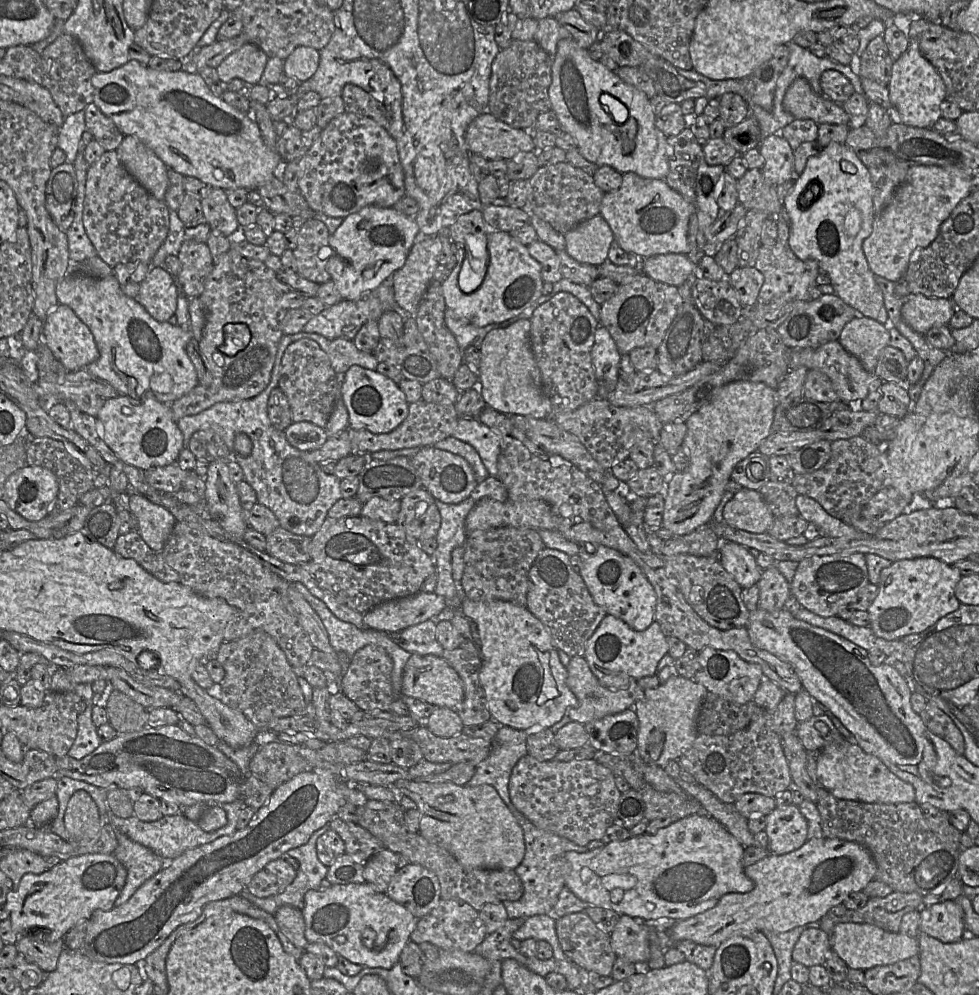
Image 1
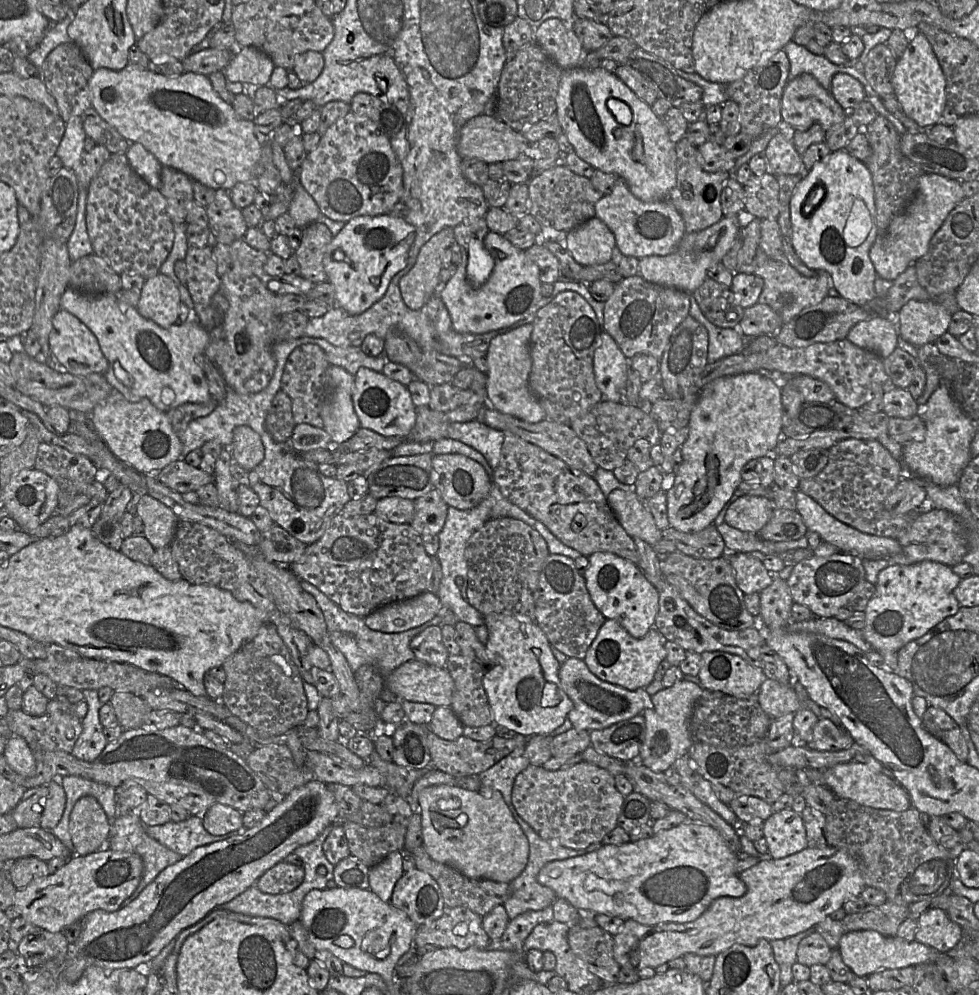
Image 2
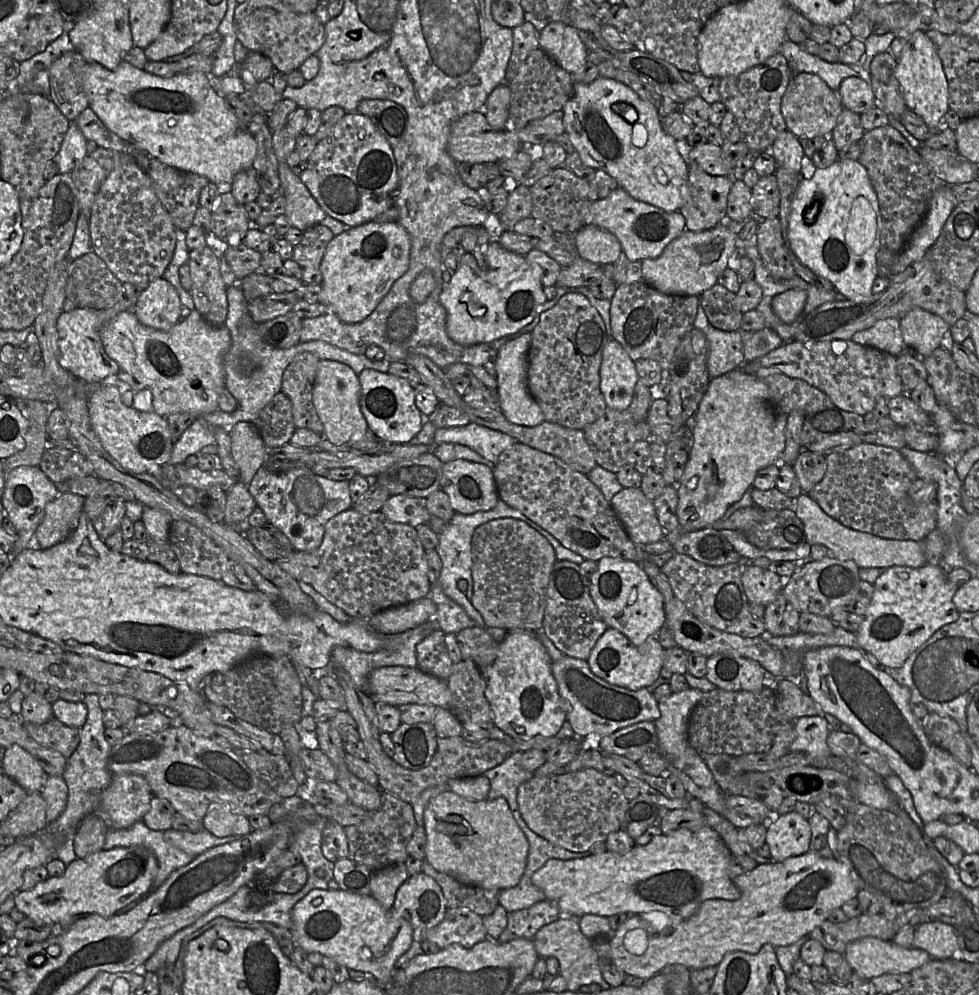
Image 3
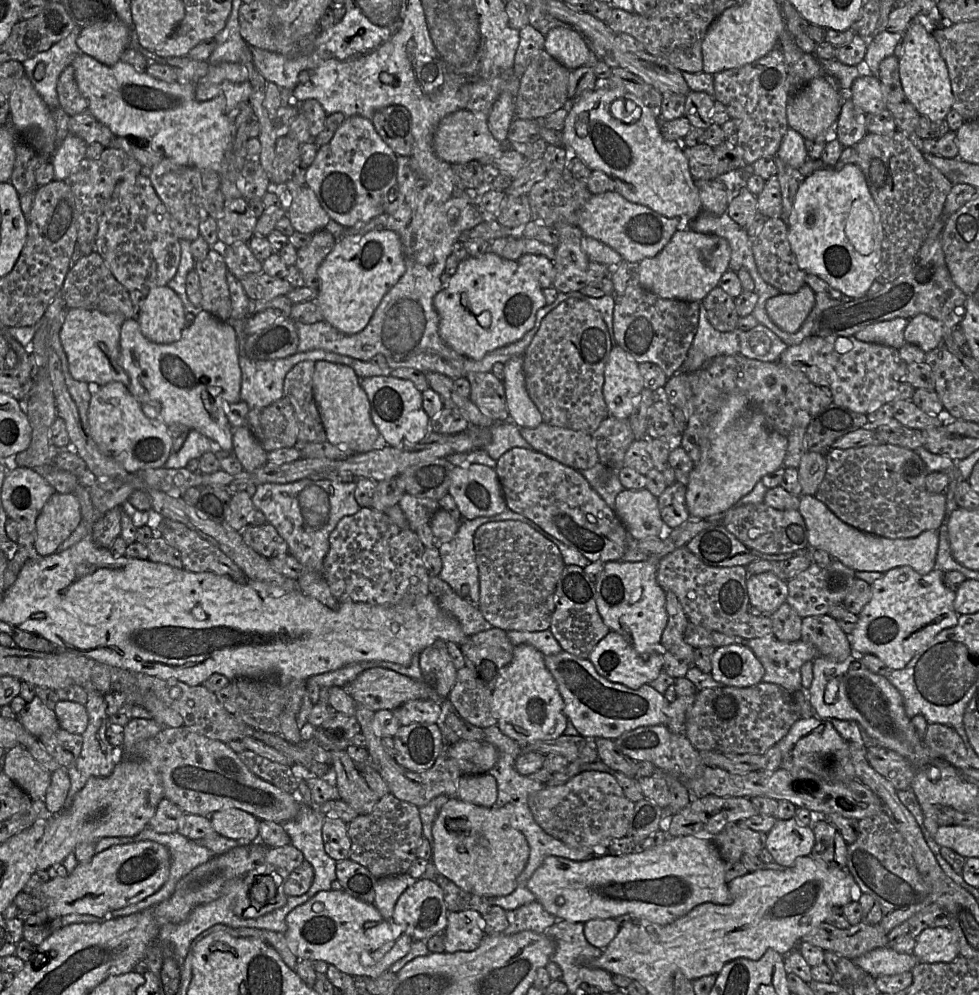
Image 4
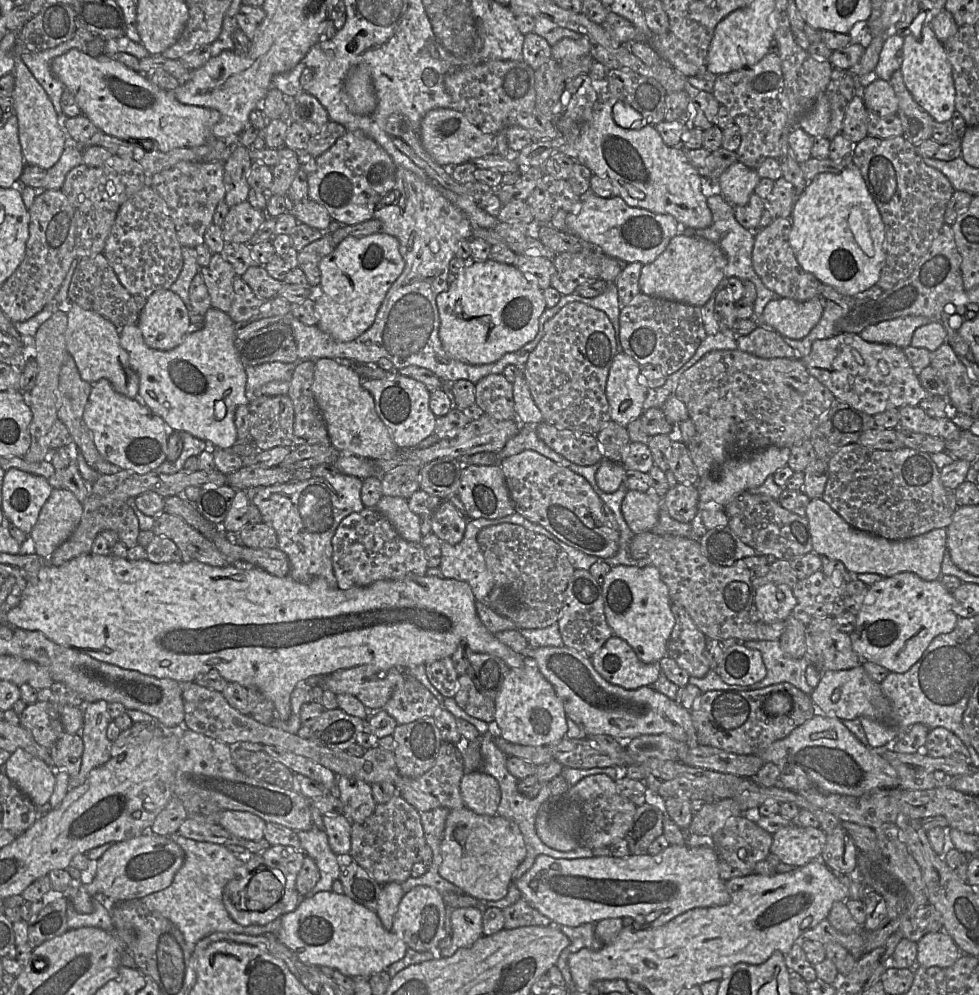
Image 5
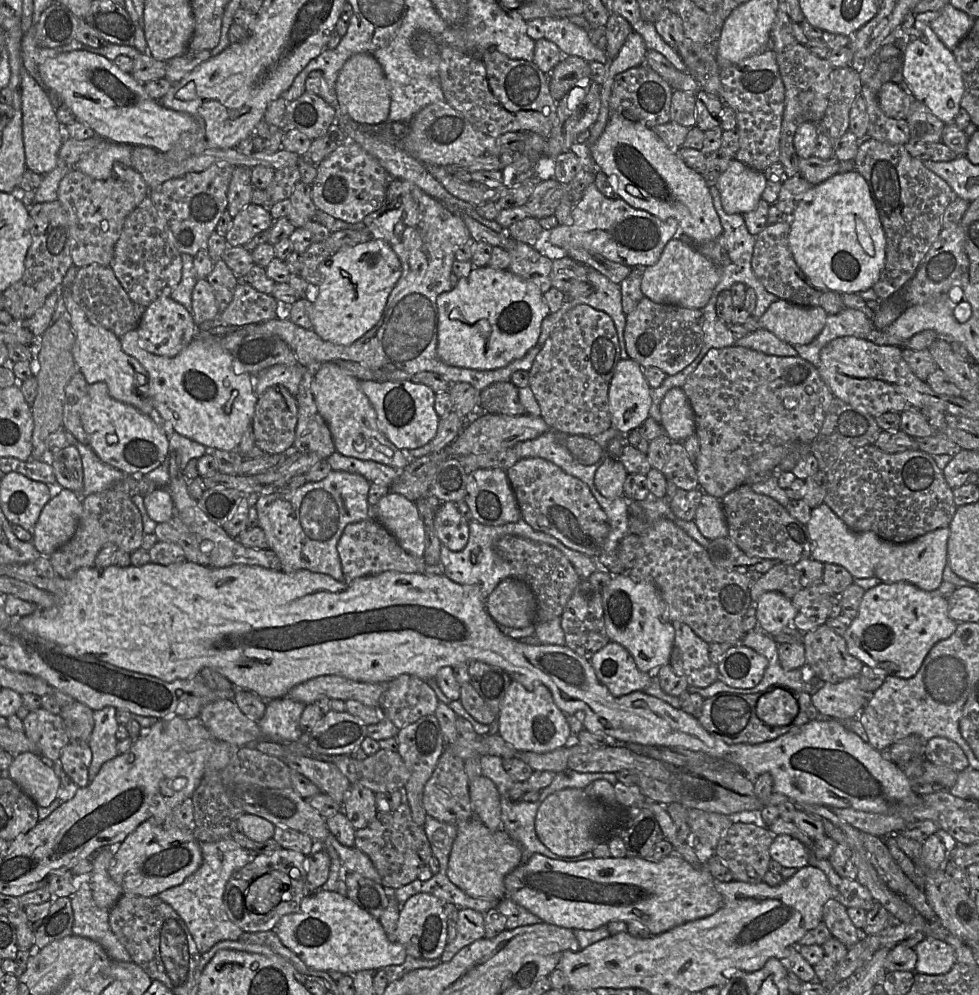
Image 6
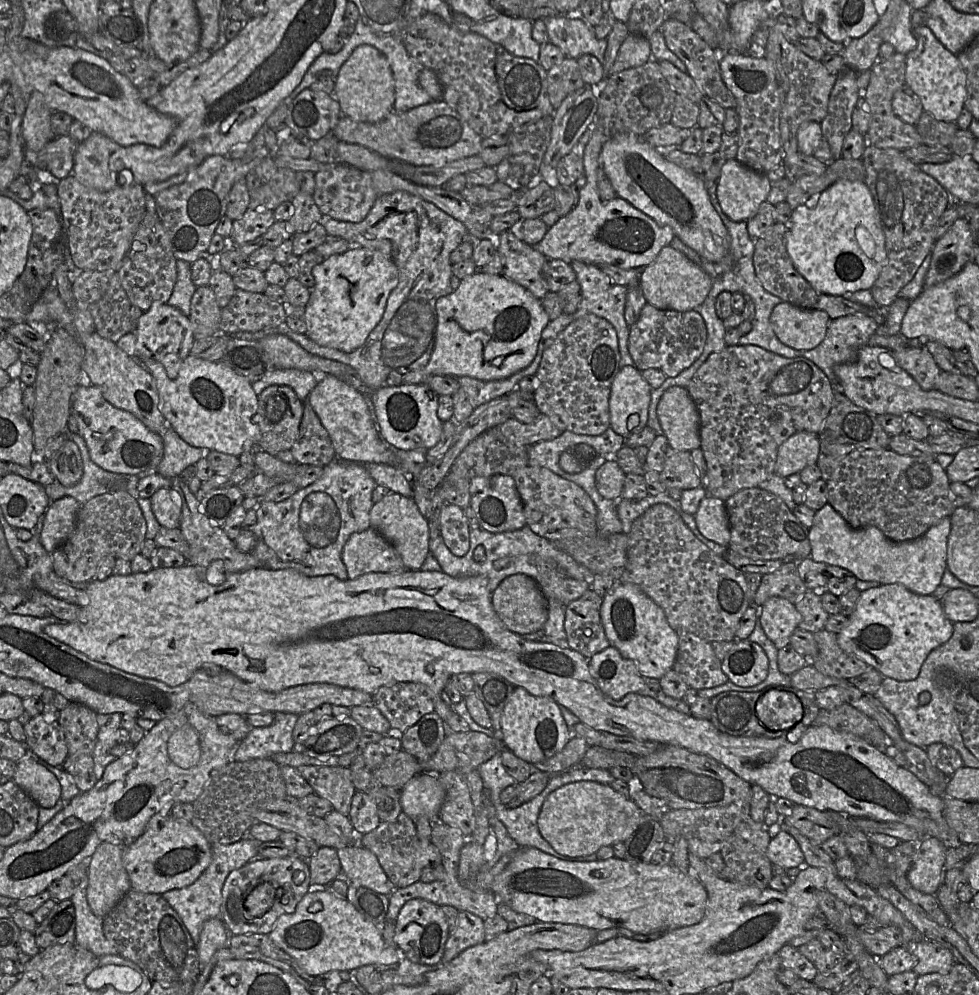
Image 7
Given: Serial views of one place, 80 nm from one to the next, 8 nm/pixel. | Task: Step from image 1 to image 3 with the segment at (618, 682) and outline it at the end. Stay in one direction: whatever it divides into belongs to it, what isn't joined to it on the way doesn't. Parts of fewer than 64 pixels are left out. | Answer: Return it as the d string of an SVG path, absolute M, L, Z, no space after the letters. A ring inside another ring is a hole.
M608 627L592 648L587 663L597 677L610 684L637 691L650 686L658 678L663 668L664 651L665 649L661 646L657 636L648 637L642 645L634 646L624 634L614 628Z

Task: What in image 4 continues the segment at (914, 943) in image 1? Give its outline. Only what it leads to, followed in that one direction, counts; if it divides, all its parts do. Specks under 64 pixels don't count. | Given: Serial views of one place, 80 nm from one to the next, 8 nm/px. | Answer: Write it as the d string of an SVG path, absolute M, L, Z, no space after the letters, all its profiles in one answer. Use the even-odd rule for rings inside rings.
M890 946L875 948L852 961L874 978L911 971L919 963L914 954L898 953Z

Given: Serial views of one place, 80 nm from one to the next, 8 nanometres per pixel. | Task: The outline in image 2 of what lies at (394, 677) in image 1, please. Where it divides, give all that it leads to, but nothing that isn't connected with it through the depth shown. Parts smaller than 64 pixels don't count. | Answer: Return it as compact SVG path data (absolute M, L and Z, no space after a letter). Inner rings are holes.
M300 581L300 585L316 600L324 616L331 643L343 654L352 672L358 670L362 665L369 664L375 667L383 679L386 679L394 669L405 662L416 659L410 648L410 642L415 636L429 626L443 626L440 616L436 615L429 622L405 632L383 633L374 631L366 626L362 617L344 612L313 585L305 581Z

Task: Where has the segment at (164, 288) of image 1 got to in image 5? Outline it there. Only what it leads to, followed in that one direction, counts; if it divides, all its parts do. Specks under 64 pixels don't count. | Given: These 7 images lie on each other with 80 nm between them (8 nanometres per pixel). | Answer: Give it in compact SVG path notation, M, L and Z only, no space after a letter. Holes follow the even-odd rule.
M170 289L159 290L147 298L137 326L148 347L169 351L189 334L189 313L177 294Z

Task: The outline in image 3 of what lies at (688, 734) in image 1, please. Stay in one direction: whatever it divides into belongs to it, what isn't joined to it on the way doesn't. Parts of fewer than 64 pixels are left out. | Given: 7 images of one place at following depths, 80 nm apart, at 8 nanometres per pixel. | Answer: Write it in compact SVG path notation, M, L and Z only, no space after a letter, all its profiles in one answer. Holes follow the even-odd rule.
M690 687L684 691L672 693L665 700L658 702L660 717L654 721L657 748L645 753L638 761L644 772L652 776L664 776L667 773L669 761L680 757L690 747L687 738L688 721L702 695L702 691Z

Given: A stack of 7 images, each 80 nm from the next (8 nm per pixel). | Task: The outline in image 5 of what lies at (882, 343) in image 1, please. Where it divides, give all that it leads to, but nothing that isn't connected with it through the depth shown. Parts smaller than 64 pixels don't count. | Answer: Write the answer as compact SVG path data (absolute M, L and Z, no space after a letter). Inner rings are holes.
M924 316L898 317L883 321L875 325L870 325L866 327L864 330L862 330L862 332L859 334L861 338L864 339L865 341L883 344L892 344L904 349L905 347L911 344L911 338L913 336L914 331L918 327L928 324L930 322L937 322L937 321L932 321L930 320L930 318Z

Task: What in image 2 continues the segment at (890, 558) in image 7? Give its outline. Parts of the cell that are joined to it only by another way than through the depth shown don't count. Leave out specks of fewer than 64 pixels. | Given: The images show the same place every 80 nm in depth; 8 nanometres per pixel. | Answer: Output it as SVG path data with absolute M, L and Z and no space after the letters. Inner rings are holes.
M800 490L795 492L796 511L801 515L808 531L816 532L822 541L836 546L840 552L849 553L861 559L888 559L901 551L901 545L895 538L875 536L861 532L827 513L814 499Z

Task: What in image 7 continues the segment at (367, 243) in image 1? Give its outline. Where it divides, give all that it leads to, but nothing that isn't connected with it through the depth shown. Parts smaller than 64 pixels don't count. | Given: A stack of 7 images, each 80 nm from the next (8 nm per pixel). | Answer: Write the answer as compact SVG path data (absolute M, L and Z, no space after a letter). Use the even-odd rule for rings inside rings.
M360 247L356 249L350 249L342 254L333 255L327 259L325 259L321 264L315 266L312 269L312 274L314 276L315 285L313 288L308 288L311 290L310 294L310 300L307 303L305 307L305 321L307 325L307 332L306 335L316 342L317 344L329 348L338 349L340 351L350 353L355 351L357 348L362 346L364 342L366 341L367 337L371 333L371 331L377 326L377 324L380 322L383 313L385 311L385 307L387 304L388 297L390 293L393 291L393 289L398 284L399 279L399 271L394 262L385 254L371 250L368 248Z

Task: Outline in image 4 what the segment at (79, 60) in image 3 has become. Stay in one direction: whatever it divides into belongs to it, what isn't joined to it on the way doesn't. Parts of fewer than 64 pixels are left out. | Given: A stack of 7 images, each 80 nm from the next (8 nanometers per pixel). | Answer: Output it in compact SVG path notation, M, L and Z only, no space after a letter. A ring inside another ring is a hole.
M71 64L63 69L58 78L57 94L60 107L69 116L78 115L88 109L88 101L78 88L74 68Z

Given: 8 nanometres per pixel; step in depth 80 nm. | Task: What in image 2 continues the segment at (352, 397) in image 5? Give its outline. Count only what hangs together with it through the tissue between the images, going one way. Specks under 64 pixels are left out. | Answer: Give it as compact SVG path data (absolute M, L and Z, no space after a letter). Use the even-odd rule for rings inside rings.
M330 365L324 375L326 389L325 402L321 410L324 430L330 435L332 442L344 443L361 427L353 407L353 388L355 378L340 366Z

